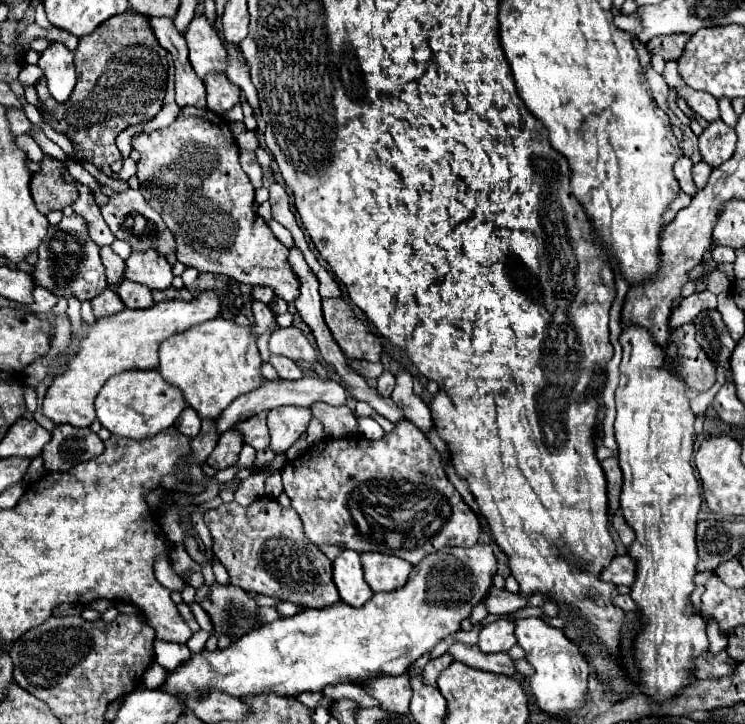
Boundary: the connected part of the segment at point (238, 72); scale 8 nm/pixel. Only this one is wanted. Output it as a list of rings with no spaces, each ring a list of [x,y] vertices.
[[[227,46],[227,52],[229,52],[227,78],[243,90],[243,94],[245,94],[245,98],[249,100],[249,104],[251,104],[251,108],[253,108],[253,112],[257,112],[257,108],[259,108],[259,100],[257,100],[255,86],[253,86],[253,82],[251,82],[249,74],[247,74],[249,70],[245,70],[245,68],[241,66],[241,62],[239,62],[239,54],[237,54],[235,46]]]

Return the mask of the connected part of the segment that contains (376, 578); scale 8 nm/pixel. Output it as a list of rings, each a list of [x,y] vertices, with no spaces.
[[[363,552],[361,564],[365,572],[365,582],[373,592],[391,592],[405,586],[411,572],[411,564],[389,554],[381,552]]]

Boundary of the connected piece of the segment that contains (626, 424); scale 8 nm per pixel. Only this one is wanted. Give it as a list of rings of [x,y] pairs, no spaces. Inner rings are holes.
[[[625,326],[619,342],[623,346],[621,380],[615,392],[617,418],[615,418],[615,440],[619,446],[619,466],[623,470],[621,510],[627,524],[635,530],[635,542],[629,548],[629,556],[637,560],[637,580],[631,586],[631,598],[637,602],[643,614],[643,630],[635,636],[635,658],[641,668],[641,688],[647,696],[661,702],[675,696],[683,686],[689,684],[691,660],[707,650],[709,640],[705,634],[705,622],[693,612],[689,594],[693,592],[693,576],[697,574],[697,548],[695,548],[695,526],[701,508],[701,490],[691,466],[693,456],[693,422],[695,414],[687,398],[687,384],[679,378],[677,370],[667,366],[667,354],[661,352],[649,330],[641,326]]]

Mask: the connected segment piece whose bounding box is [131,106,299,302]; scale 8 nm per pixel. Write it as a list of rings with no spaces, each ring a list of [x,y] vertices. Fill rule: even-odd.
[[[185,106],[171,126],[149,134],[137,134],[133,136],[131,144],[141,154],[137,162],[141,194],[175,234],[179,262],[197,268],[199,272],[225,274],[249,286],[269,286],[287,302],[293,302],[299,296],[297,276],[287,264],[287,248],[273,236],[271,228],[253,210],[255,188],[239,164],[239,148],[227,120],[209,112],[207,108]]]

